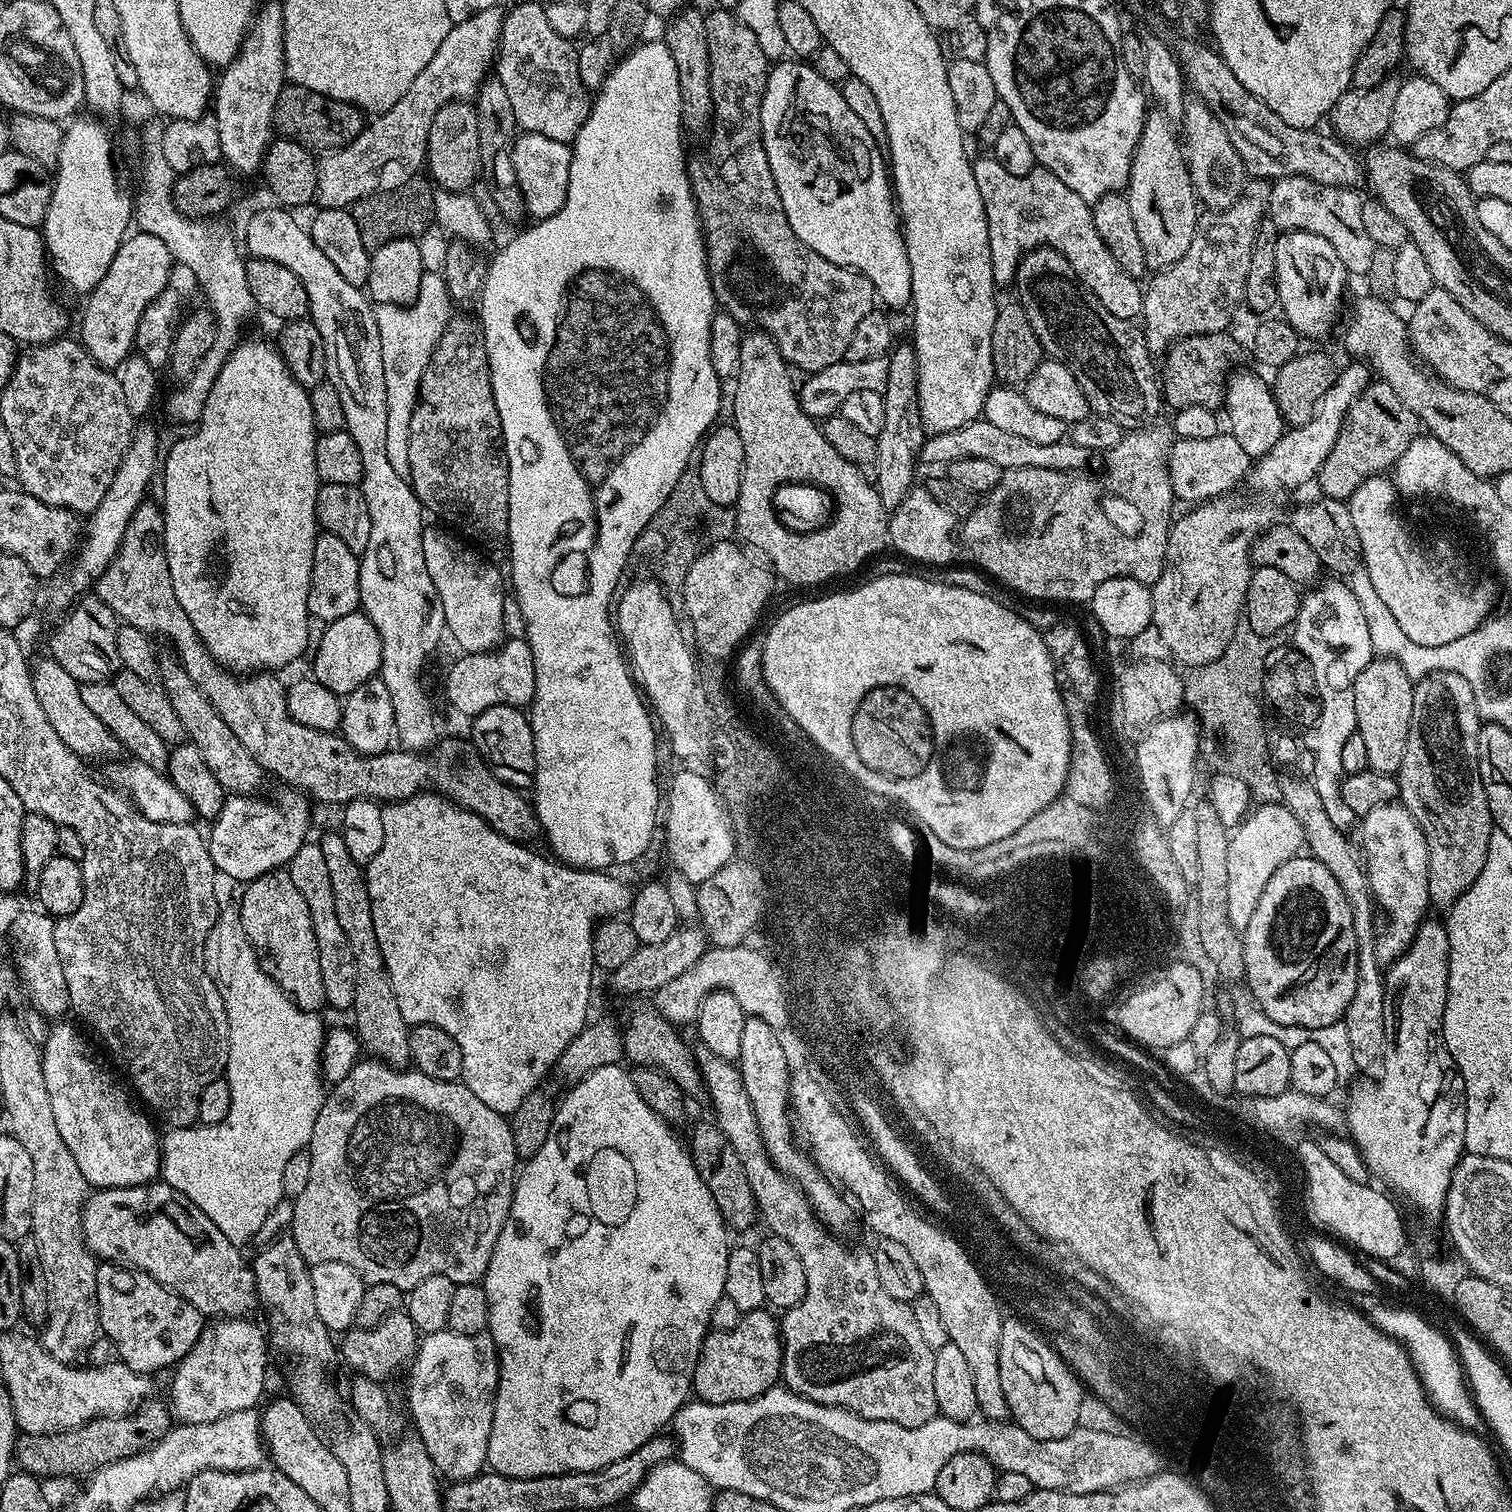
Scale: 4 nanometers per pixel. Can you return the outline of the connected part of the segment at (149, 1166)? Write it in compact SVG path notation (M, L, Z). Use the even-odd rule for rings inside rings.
M62 1022L53 1023L53 1024L56 1024L56 1025L54 1025L53 1028L49 1030L48 1038L45 1040L45 1042L42 1042L42 1058L41 1058L42 1075L43 1075L44 1078L46 1078L46 1089L47 1089L47 1093L50 1094L51 1110L52 1110L52 1113L54 1113L55 1125L58 1126L59 1133L62 1134L62 1141L66 1142L67 1149L70 1150L70 1152L74 1156L75 1161L78 1162L78 1167L81 1170L84 1179L86 1180L86 1182L93 1189L96 1189L96 1190L99 1190L99 1189L102 1189L102 1188L133 1188L134 1186L138 1186L139 1184L151 1184L151 1183L153 1183L153 1181L155 1181L157 1179L157 1177L159 1177L161 1175L160 1154L161 1154L161 1151L162 1151L162 1140L161 1140L161 1137L159 1135L156 1137L156 1128L155 1128L154 1125L151 1124L150 1121L148 1121L149 1113L147 1111L144 1111L145 1113L144 1112L139 1112L139 1110L136 1109L134 1105L132 1105L131 1098L128 1097L127 1094L124 1093L123 1090L120 1089L118 1085L116 1085L115 1078L112 1077L111 1074L108 1073L107 1070L104 1069L103 1066L100 1065L99 1062L96 1061L95 1058L92 1057L90 1053L88 1053L88 1044L87 1044L86 1041L83 1040L82 1037L80 1037L80 1032L79 1032L78 1029L75 1028L74 1025L72 1025L72 1024L58 1024L58 1023L62 1023Z

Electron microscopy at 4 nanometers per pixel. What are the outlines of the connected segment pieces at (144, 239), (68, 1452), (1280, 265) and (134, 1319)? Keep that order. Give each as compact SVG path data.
M136 230L124 237L118 254L114 254L114 262L110 262L110 270L106 270L102 282L87 293L85 300L88 301L80 316L78 339L94 362L114 370L127 356L133 355L138 322L146 306L162 294L173 263L170 250L166 250L166 245L154 238L154 234Z
M149 1398L128 1416L99 1416L97 1420L72 1428L69 1432L55 1432L41 1436L21 1435L16 1441L14 1460L25 1472L37 1478L44 1476L87 1477L102 1466L133 1456L157 1444L174 1424L169 1405L157 1398Z
M1286 232L1278 238L1276 251L1276 285L1280 302L1278 305L1283 319L1288 321L1301 337L1320 340L1332 332L1336 315L1340 312L1340 299L1350 273L1342 266L1342 258L1334 254L1334 246L1326 238L1309 232Z
M101 1263L96 1270L96 1304L100 1308L100 1331L107 1339L111 1340L115 1355L118 1357L119 1363L130 1366L130 1370L135 1372L143 1372L145 1374L157 1374L163 1368L171 1369L173 1366L180 1363L184 1356L198 1342L200 1333L206 1327L205 1317L200 1315L199 1310L194 1306L190 1306L190 1302L181 1300L176 1293L169 1288L163 1288L153 1276L147 1276L144 1272L137 1272L134 1268L121 1268L118 1264Z

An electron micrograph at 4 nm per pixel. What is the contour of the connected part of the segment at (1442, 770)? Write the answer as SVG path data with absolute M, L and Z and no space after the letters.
M1435 672L1429 676L1423 676L1415 685L1416 693L1414 694L1414 710L1412 711L1412 721L1410 722L1410 738L1406 738L1406 758L1402 758L1402 766L1398 773L1400 781L1399 803L1405 806L1410 815L1416 820L1417 825L1421 828L1422 834L1425 835L1426 846L1429 852L1429 878L1428 878L1428 899L1433 909L1441 908L1447 910L1451 908L1470 886L1482 874L1482 866L1486 866L1486 854L1490 846L1490 834L1494 831L1490 806L1486 798L1486 790L1482 786L1480 777L1480 767L1478 766L1478 734L1480 733L1481 718L1480 711L1476 709L1474 702L1474 690L1470 690L1470 682L1462 678L1462 674L1453 672Z

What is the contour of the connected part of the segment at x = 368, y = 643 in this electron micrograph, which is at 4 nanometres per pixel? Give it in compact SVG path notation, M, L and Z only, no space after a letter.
M360 610L346 614L346 618L338 618L323 630L325 632L320 636L316 657L312 660L311 675L319 684L344 698L379 673L382 658L380 635L374 622L370 622L370 618Z

